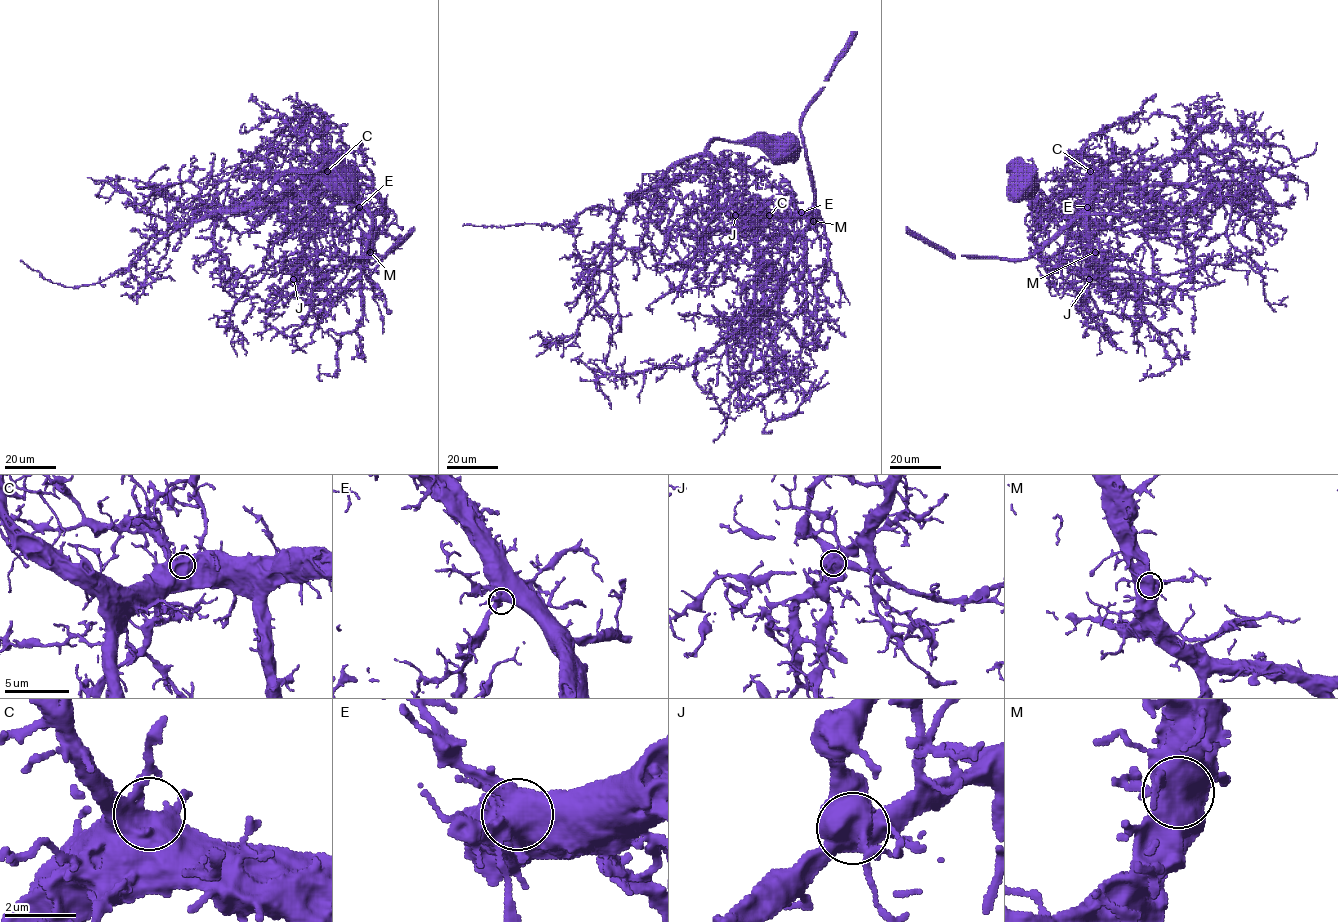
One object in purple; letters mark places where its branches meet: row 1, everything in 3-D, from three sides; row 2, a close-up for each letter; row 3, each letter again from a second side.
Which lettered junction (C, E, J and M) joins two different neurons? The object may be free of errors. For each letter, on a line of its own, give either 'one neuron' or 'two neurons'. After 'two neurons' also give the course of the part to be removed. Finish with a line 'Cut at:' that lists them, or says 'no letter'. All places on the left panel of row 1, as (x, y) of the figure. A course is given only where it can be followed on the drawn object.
C: one neuron
E: one neuron
J: two neurons; foreign part runs (293, 279), (301, 252)
M: one neuron
Cut at: J

